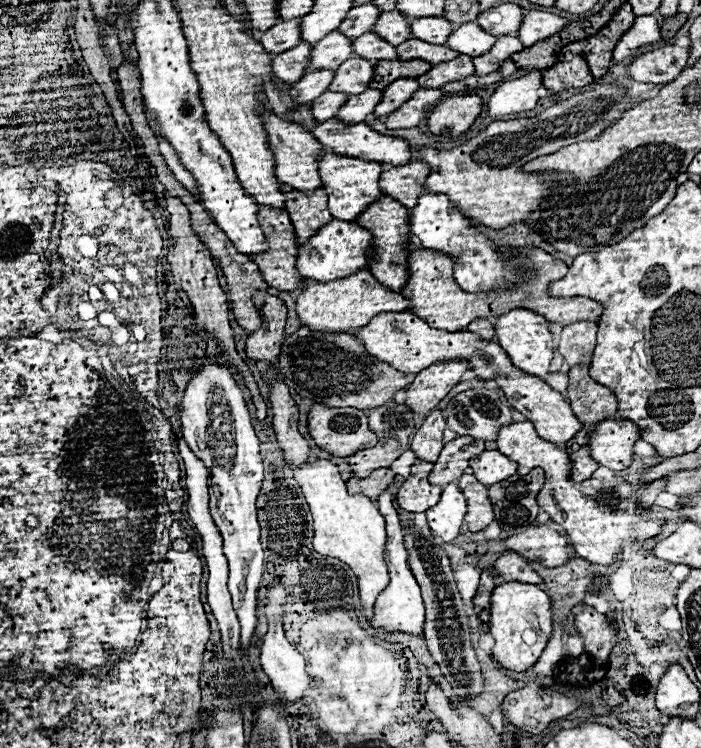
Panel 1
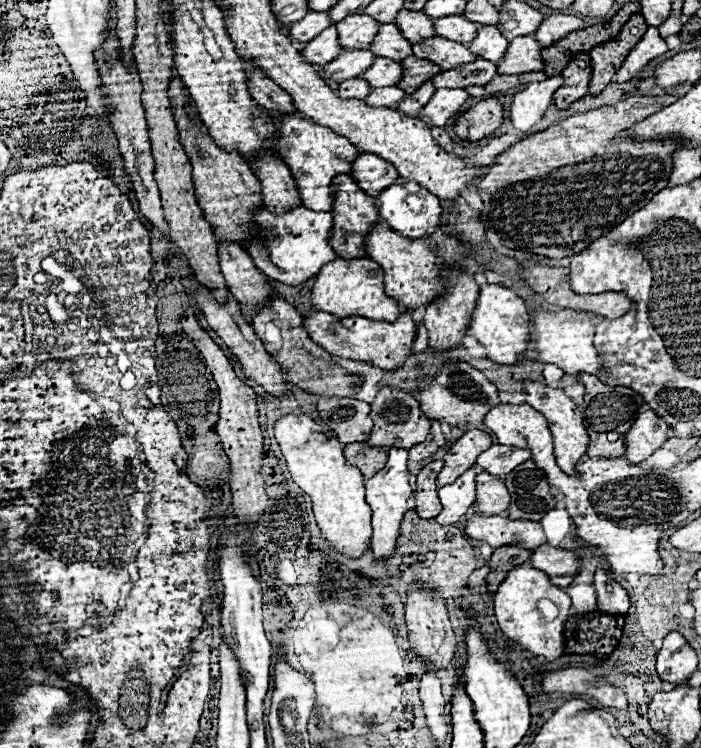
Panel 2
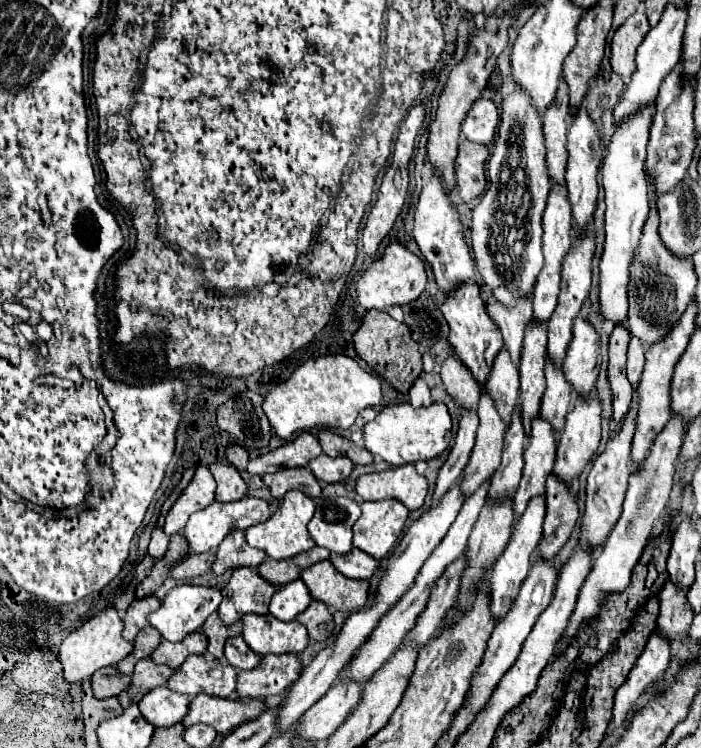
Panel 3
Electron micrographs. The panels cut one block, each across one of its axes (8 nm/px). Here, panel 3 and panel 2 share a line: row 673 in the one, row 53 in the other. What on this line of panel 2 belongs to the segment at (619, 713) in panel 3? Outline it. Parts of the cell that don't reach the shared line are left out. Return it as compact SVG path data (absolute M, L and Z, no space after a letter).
M650 26L644 34L644 40L640 40L636 44L636 48L626 56L624 64L620 66L620 70L616 72L616 82L624 84L628 80L632 80L650 60L658 58L660 54L668 52L666 48L666 40L658 34L658 28Z

